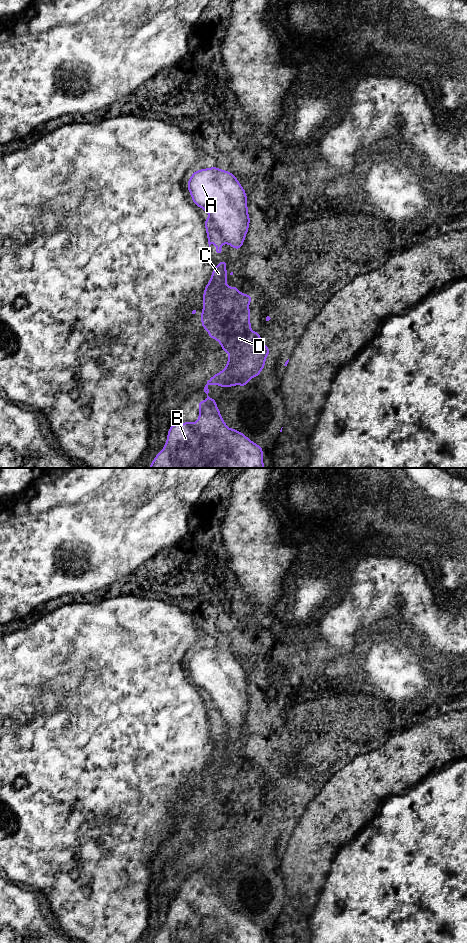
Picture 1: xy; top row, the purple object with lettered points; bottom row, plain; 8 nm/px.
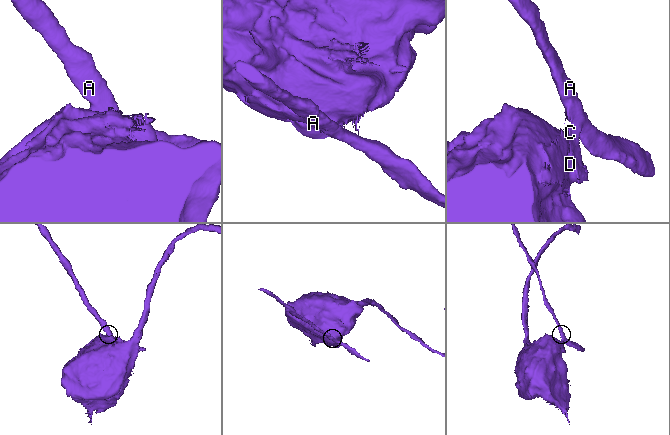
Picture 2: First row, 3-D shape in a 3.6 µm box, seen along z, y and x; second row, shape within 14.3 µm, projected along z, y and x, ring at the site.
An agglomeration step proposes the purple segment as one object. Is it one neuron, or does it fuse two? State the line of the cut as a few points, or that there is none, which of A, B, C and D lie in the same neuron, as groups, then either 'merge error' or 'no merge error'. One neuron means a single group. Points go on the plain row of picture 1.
xy (210, 696), (221, 715), (231, 725) | A / B C D | merge error

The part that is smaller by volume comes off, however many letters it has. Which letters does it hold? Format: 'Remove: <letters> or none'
Remove: A

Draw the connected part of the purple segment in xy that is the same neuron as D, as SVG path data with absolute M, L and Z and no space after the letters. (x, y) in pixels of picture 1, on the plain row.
M221 740L219 745L215 746L204 769L203 791L199 797L202 800L201 806L208 811L209 817L216 819L222 826L222 831L230 834L227 845L207 861L204 867L207 879L198 882L197 901L191 904L190 899L187 899L185 904L171 904L164 929L157 933L152 943L264 943L261 925L255 924L236 908L229 909L216 880L208 876L208 866L213 864L219 867L246 867L251 858L256 858L261 853L266 846L265 840L271 833L267 824L263 823L260 812L251 810L251 791L248 787L252 781L251 774L242 774L237 767L227 766L226 748L225 740Z

